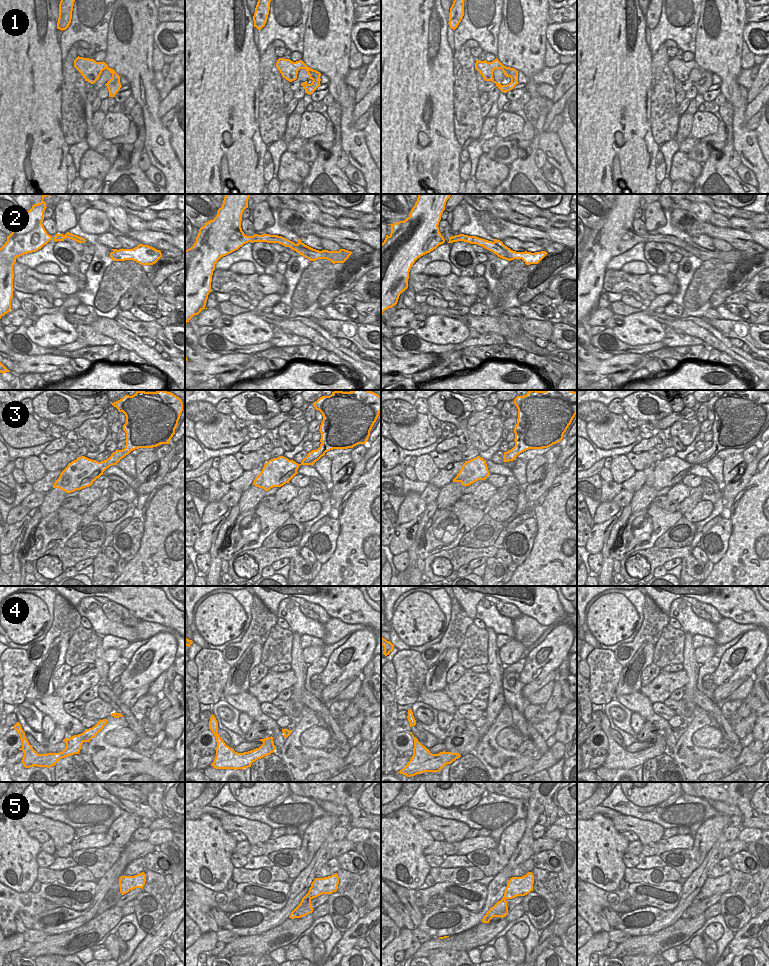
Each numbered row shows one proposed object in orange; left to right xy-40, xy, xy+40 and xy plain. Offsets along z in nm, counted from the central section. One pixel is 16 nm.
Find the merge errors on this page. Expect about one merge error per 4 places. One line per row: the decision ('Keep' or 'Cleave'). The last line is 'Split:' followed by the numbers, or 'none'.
1: Keep
2: Keep
3: Keep
4: Keep
5: Cleave
Split: 5

